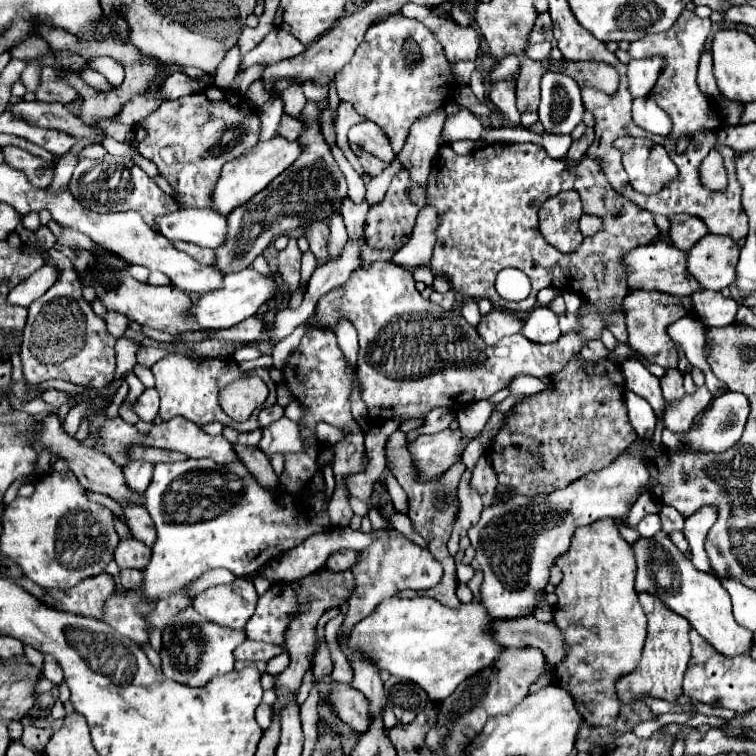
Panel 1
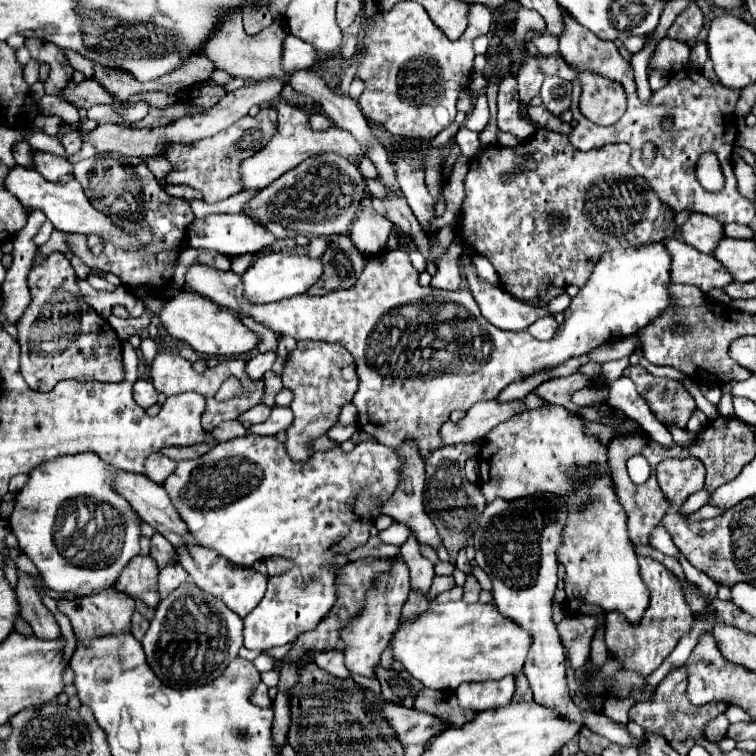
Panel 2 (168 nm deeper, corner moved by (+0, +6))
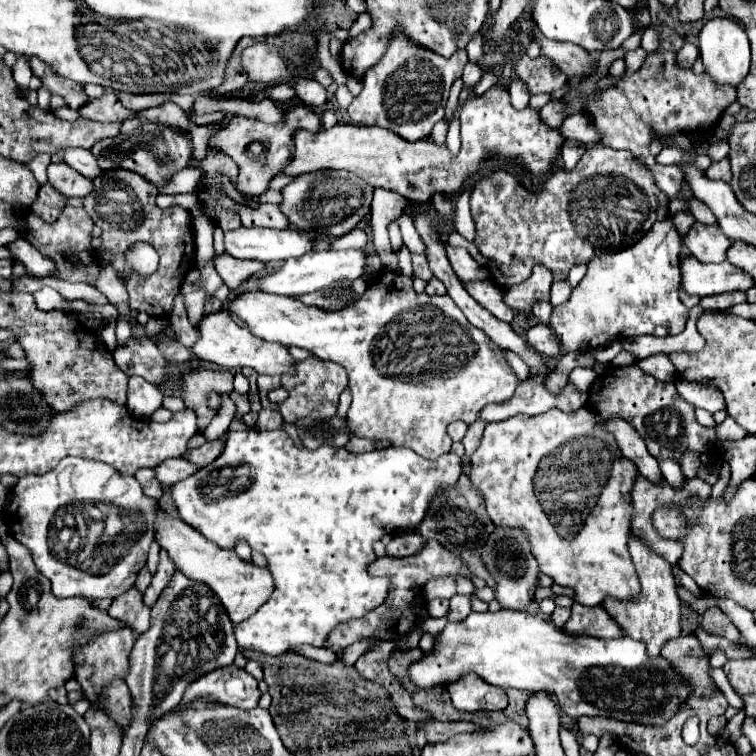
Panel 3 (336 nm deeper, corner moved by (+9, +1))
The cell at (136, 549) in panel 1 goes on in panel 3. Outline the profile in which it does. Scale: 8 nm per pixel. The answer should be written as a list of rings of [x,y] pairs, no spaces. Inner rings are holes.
[[[131,588],[125,594],[117,596],[107,612],[109,612],[109,616],[125,622],[133,632],[137,632],[137,634],[147,632],[149,608],[143,604],[143,596],[139,594],[139,590]]]

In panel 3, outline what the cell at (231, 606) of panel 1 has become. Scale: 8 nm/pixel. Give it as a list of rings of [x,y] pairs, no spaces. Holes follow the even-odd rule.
[[[163,510],[157,512],[155,540],[169,552],[169,558],[185,576],[211,586],[211,590],[223,602],[233,624],[239,624],[255,614],[255,610],[259,610],[259,606],[263,606],[263,602],[275,590],[269,568],[259,568],[251,560],[241,560],[233,550],[221,550],[219,546],[215,546],[215,542],[203,538],[203,534],[199,534],[195,528],[187,526],[179,518],[171,518]]]

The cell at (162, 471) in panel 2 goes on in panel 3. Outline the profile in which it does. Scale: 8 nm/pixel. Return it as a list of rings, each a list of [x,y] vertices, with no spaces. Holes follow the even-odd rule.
[[[185,456],[179,458],[169,458],[167,462],[161,462],[155,472],[157,472],[157,480],[163,486],[173,486],[175,482],[189,478],[191,474],[195,474],[195,470],[199,470],[193,462],[189,462]]]

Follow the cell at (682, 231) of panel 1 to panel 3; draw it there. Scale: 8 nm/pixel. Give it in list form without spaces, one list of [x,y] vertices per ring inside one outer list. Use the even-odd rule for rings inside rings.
[[[693,224],[689,234],[683,238],[689,252],[699,262],[725,262],[727,250],[733,246],[733,240],[725,238],[723,230],[719,226],[707,226],[707,224]]]

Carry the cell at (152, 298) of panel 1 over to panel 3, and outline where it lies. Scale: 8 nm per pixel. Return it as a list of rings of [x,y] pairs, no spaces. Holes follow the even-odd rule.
[[[227,310],[205,316],[199,322],[199,332],[201,332],[201,338],[191,348],[199,360],[213,362],[225,370],[239,370],[239,368],[249,366],[257,374],[269,374],[269,376],[295,374],[295,360],[285,346],[257,338],[255,334],[247,330],[247,324],[241,318],[235,318],[235,314]]]

